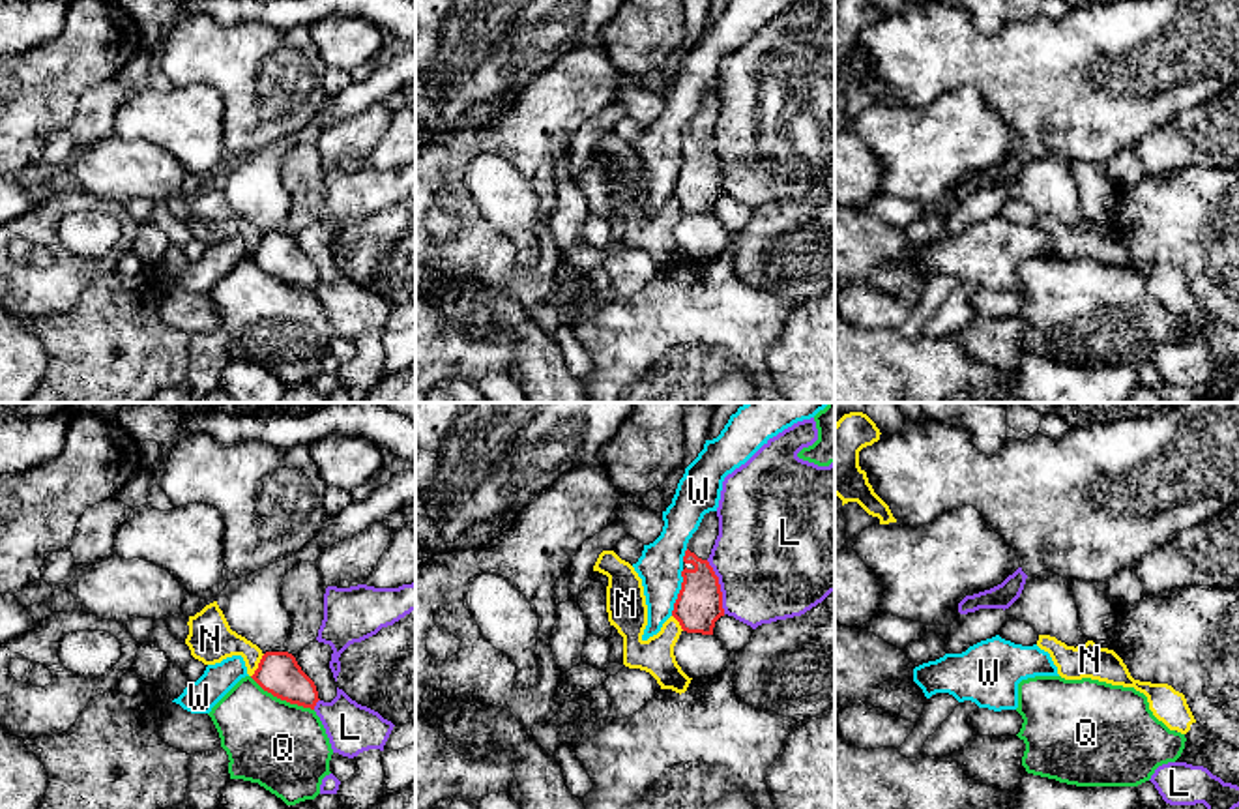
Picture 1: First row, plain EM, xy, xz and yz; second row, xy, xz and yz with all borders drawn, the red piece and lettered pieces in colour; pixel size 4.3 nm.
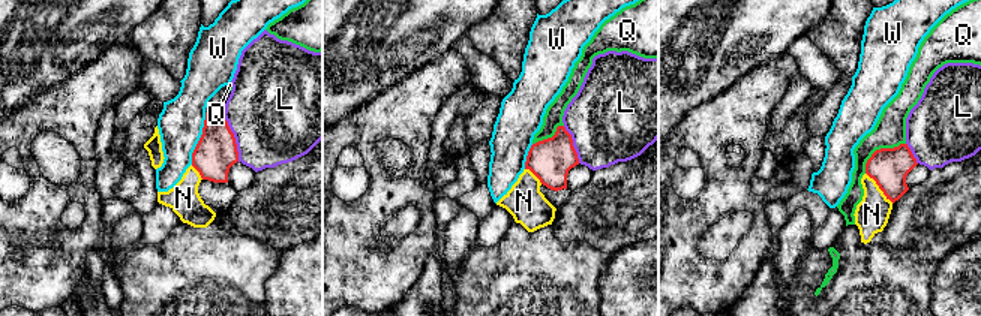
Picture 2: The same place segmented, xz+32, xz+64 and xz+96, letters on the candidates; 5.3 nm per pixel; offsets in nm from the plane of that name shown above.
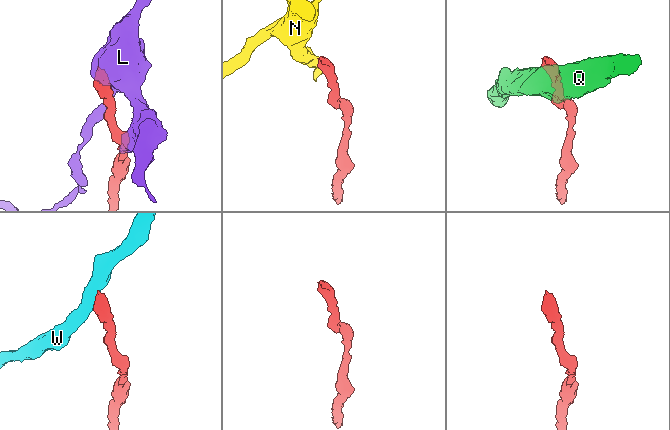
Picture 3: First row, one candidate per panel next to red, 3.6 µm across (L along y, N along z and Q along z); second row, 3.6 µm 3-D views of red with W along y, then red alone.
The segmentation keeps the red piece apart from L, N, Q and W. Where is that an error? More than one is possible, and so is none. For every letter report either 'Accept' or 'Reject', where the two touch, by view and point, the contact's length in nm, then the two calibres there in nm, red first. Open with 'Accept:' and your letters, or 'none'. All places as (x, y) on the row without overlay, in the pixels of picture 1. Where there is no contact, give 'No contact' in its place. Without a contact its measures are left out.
Accept: none
L: Reject. Touches red at xz (719, 167). Shared border 240 nm. Thickness 200 nm (red) against 480 nm
N: Reject. Touches red at xy (259, 246). Shared border 120 nm. Thickness 180 nm (red) against 200 nm
Q: Reject. Touches red at xy (281, 279). Shared border 320 nm. Thickness 180 nm (red) against 380 nm
W: Reject. Touches red at xz (680, 173). Shared border 200 nm. Thickness 200 nm (red) against 190 nm

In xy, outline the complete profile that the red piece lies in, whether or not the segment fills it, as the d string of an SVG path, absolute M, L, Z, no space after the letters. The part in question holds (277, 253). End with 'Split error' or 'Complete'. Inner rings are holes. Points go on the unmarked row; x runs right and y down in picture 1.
M266 232L251 258L264 272L290 285L314 290L320 281L314 262L288 232Z. Complete

